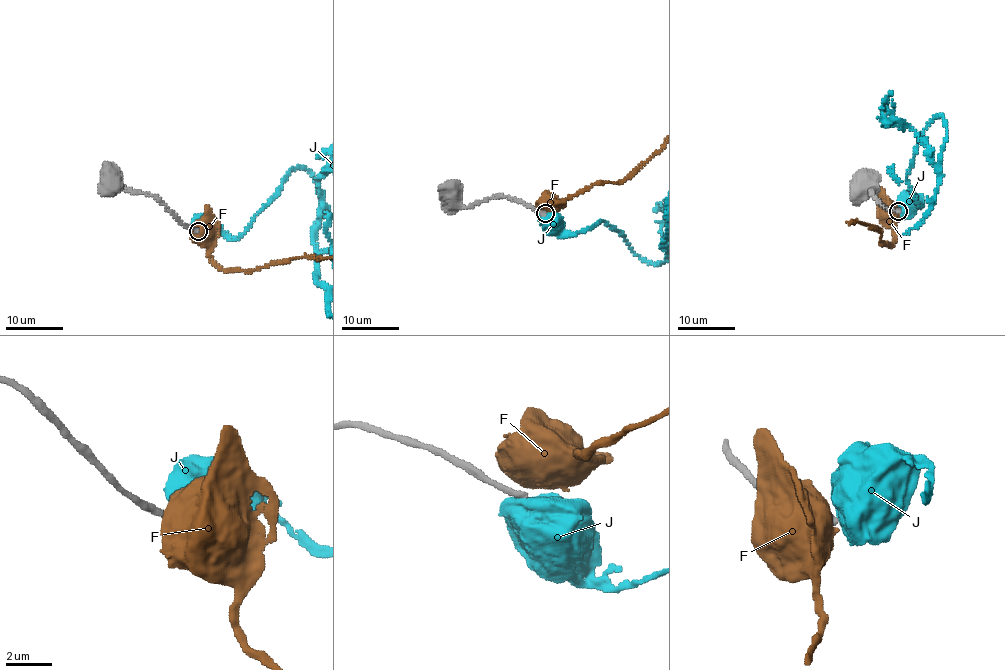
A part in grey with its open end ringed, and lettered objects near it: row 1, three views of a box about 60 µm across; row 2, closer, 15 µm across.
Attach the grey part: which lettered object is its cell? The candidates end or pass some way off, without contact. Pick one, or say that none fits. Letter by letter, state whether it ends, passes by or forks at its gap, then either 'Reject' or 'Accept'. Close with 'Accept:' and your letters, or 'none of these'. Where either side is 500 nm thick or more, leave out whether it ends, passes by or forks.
F: Reject
J: Reject
Accept: none of these

